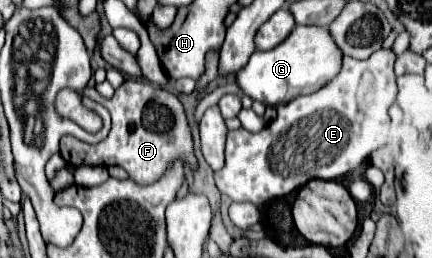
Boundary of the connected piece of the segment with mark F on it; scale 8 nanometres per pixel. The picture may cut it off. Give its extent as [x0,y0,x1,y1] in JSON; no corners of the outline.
[61,79,195,185]

